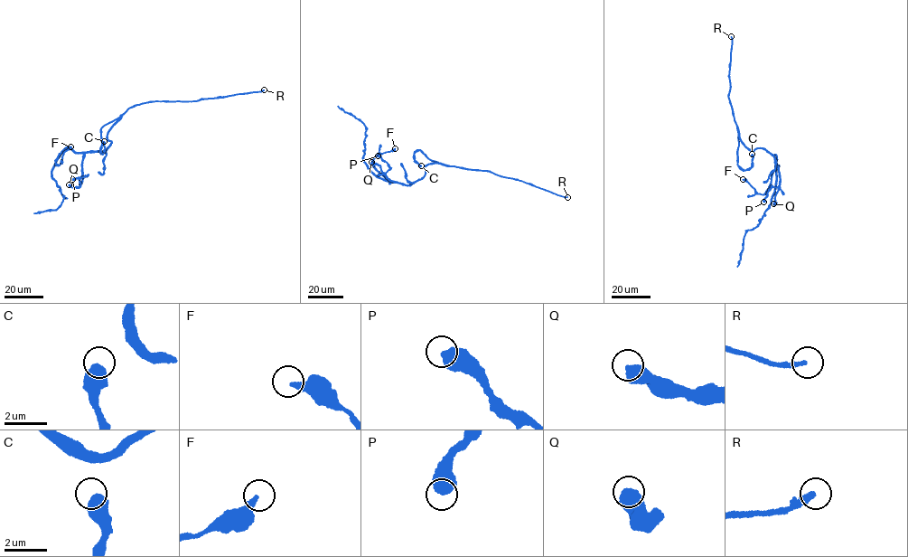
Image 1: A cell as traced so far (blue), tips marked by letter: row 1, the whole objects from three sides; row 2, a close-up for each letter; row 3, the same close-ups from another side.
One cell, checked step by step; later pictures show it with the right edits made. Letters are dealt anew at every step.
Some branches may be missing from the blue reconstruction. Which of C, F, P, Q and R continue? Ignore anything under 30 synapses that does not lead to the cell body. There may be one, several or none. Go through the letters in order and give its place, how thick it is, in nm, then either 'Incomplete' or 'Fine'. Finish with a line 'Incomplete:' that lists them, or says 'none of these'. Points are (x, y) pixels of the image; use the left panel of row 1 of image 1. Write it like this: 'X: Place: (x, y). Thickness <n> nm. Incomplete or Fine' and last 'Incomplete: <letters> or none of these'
C: Place: (104, 141). Thickness 700 nm. Fine
F: Place: (70, 146). Thickness 280 nm. Fine
P: Place: (72, 179). Thickness 650 nm. Fine
Q: Place: (69, 184). Thickness 650 nm. Fine
R: Place: (264, 89). Thickness 200 nm. Incomplete
Incomplete: R

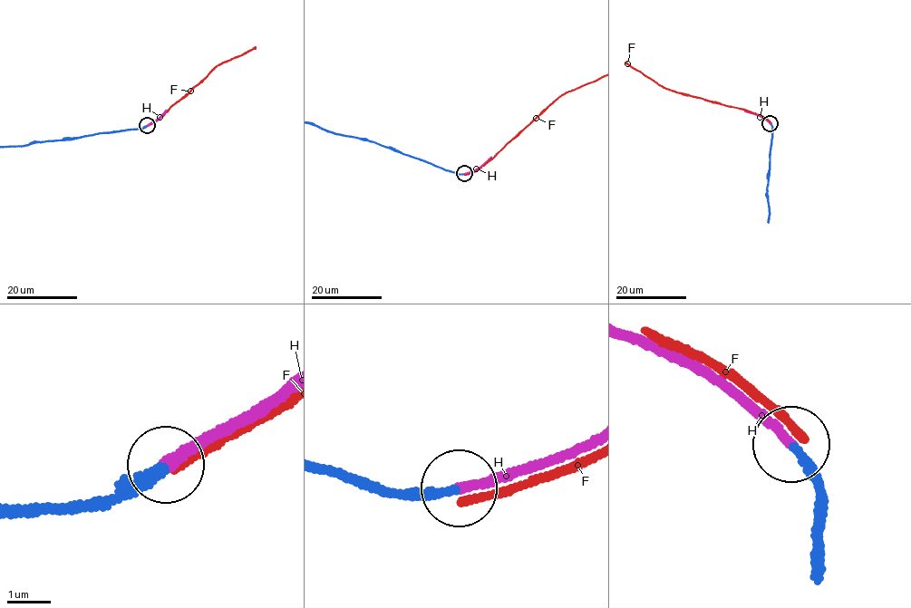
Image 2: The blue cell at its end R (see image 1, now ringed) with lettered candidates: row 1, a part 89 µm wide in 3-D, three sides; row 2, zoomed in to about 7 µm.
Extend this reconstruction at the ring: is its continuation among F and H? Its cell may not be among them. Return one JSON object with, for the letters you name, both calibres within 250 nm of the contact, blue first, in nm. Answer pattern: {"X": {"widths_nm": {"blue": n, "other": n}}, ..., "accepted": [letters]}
{"H": {"widths_nm": {"blue": 240, "other": 220}}, "accepted": ["H"]}

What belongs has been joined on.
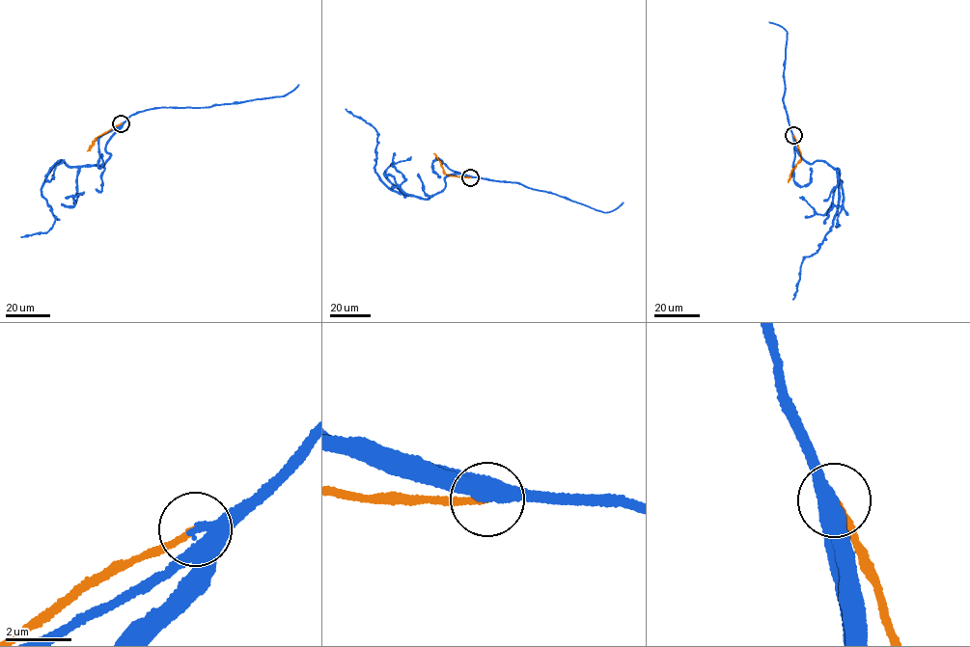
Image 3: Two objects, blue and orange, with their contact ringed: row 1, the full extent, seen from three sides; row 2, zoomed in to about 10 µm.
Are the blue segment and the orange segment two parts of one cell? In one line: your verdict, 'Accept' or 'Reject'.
Accept

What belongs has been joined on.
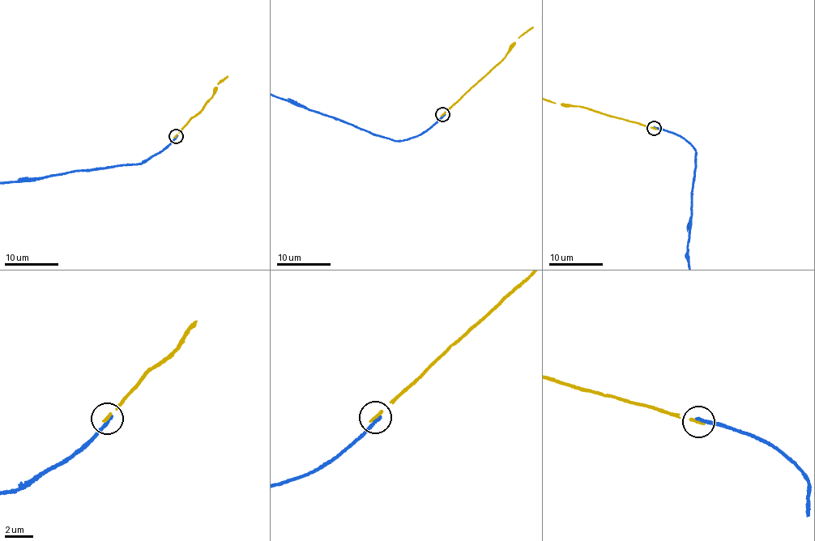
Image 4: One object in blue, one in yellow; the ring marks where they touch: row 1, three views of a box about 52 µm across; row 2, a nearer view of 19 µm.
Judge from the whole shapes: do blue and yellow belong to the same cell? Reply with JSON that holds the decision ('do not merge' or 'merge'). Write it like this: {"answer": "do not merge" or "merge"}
{"answer": "do not merge"}

